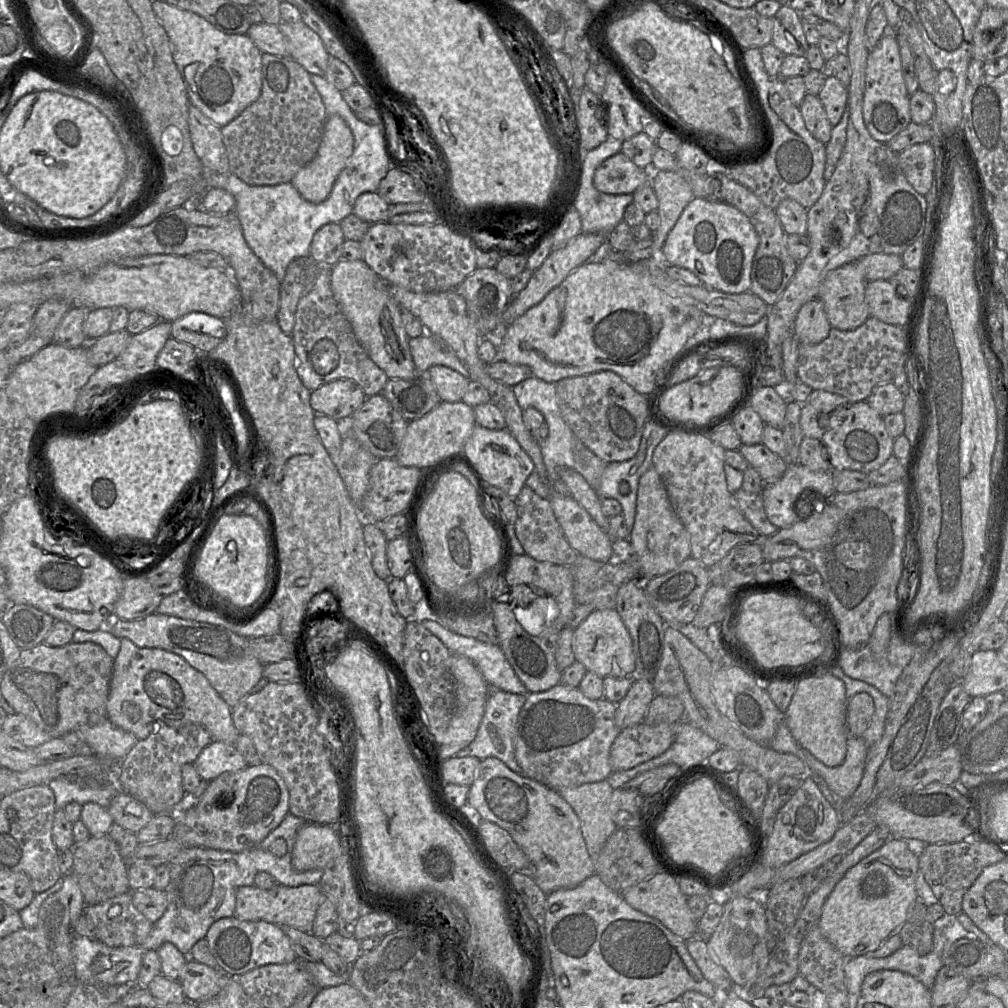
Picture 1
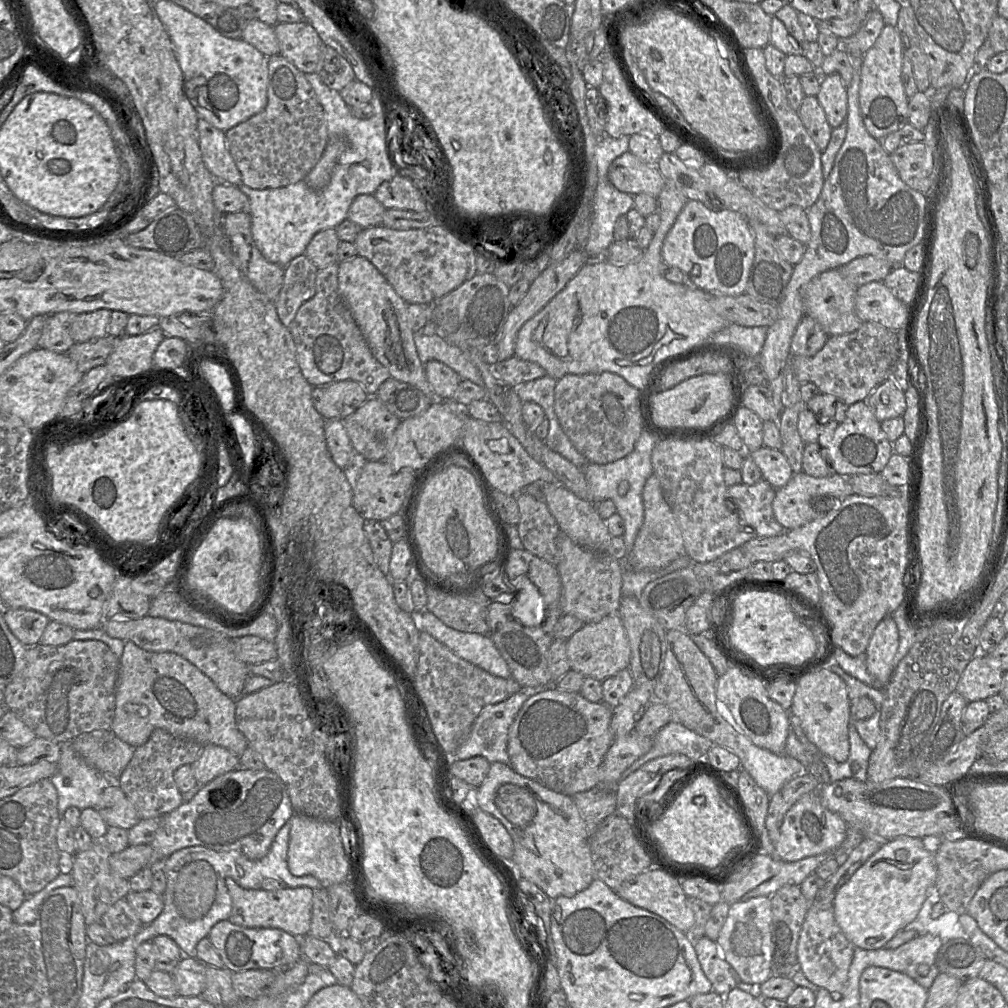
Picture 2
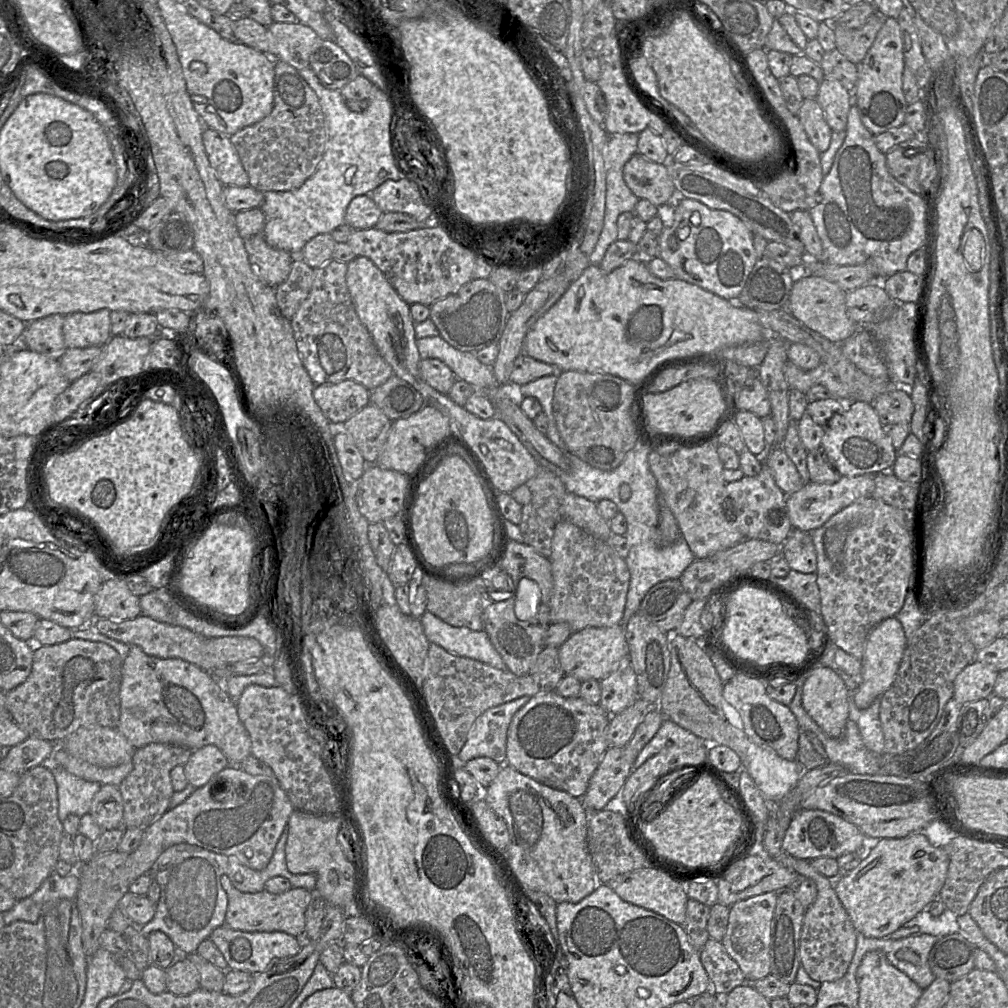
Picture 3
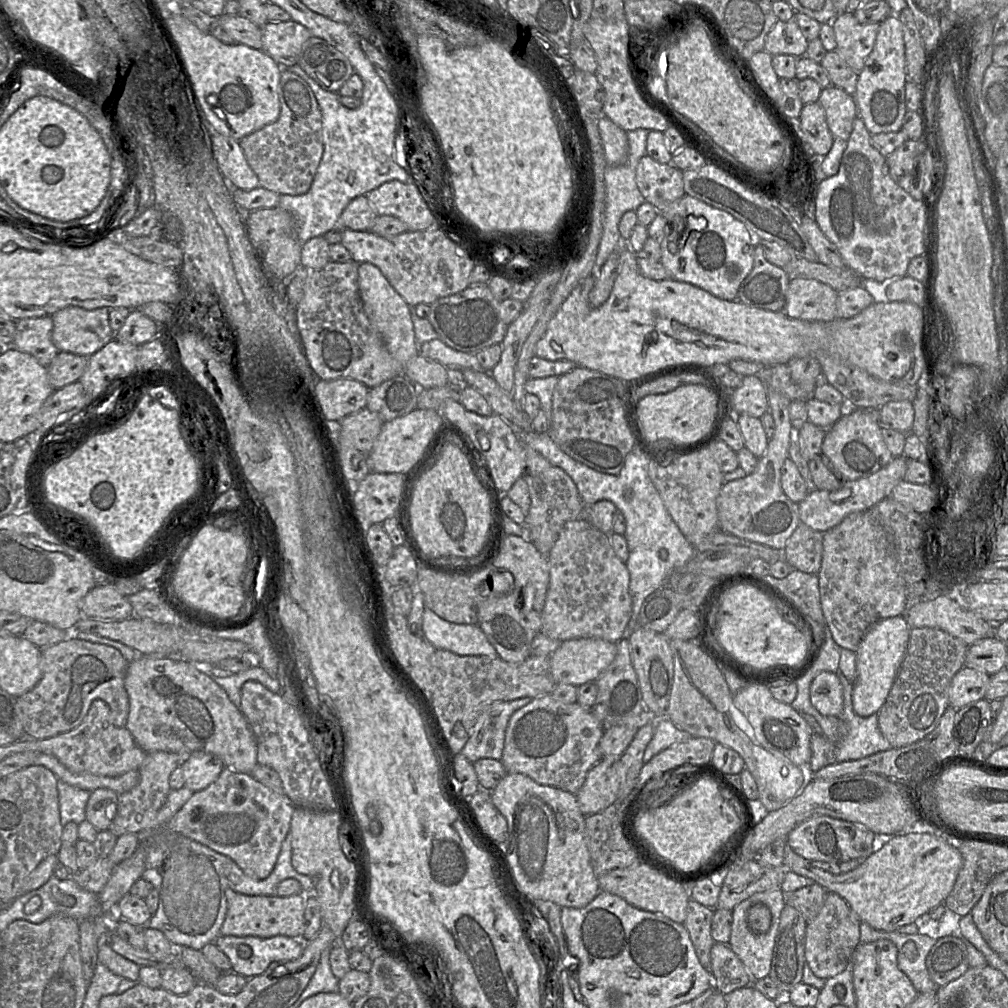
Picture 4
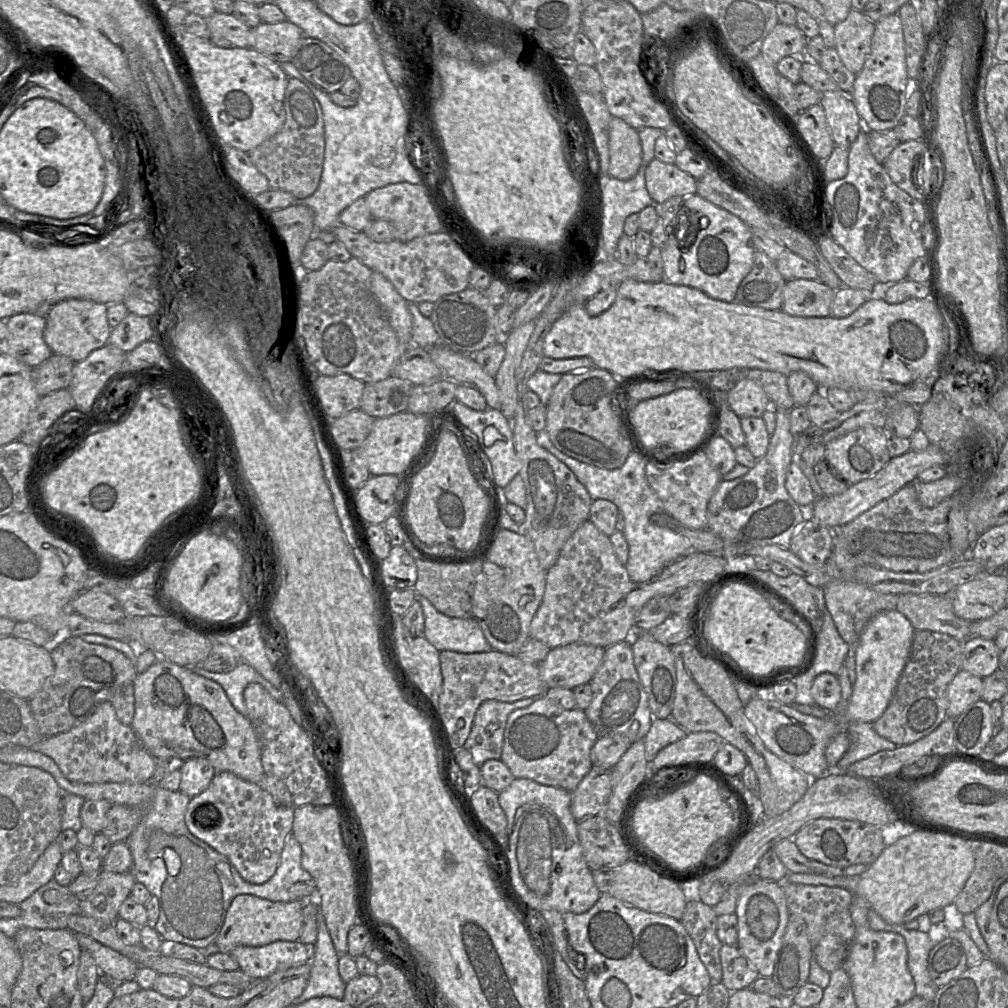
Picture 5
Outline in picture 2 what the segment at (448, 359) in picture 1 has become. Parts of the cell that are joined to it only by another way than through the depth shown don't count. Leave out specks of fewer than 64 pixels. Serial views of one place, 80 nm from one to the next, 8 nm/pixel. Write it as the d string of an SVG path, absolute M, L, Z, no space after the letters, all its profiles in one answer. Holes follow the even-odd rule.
M429 319L421 329L414 332L414 343L421 362L441 361L456 371L462 379L470 380L485 388L480 371L465 356L462 349L437 332L437 325L432 319Z

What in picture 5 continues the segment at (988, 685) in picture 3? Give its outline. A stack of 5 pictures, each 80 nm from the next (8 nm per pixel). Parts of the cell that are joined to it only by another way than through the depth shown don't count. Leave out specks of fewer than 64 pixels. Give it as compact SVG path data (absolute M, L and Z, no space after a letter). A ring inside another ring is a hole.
M960 670L947 688L947 718L956 719L971 704L981 700L983 678Z

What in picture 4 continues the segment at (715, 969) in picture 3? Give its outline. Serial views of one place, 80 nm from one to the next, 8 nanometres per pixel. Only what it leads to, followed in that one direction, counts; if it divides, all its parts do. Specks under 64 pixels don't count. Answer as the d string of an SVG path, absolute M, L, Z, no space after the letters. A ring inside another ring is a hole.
M715 942L710 952L713 986L728 995L753 984L753 978L728 944Z

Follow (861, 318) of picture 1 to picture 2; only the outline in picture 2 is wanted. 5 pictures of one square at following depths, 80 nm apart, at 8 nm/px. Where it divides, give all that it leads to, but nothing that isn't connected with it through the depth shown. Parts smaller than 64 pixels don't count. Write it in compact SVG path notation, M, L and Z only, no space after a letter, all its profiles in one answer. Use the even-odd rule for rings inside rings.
M838 269L820 273L801 288L805 315L817 321L828 336L849 334L856 331L863 323L855 312L857 288L845 279Z

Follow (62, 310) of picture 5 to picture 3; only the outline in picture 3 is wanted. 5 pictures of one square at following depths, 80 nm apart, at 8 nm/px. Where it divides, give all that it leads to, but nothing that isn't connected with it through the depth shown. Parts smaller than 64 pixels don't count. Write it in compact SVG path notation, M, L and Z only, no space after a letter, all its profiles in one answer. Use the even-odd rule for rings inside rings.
M111 311L76 312L65 316L63 337L67 348L105 346L111 336Z

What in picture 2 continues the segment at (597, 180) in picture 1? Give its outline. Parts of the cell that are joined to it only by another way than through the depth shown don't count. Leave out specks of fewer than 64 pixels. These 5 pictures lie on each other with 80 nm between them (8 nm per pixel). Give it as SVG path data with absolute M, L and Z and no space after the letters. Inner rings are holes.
M630 151L611 162L608 179L616 189L632 196L646 193L657 198L665 185L657 166L646 164Z

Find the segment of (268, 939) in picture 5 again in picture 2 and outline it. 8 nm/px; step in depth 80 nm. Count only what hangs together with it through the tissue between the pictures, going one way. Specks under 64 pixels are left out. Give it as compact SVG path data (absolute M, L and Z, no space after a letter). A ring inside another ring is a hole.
M226 878L225 884L232 899L232 911L228 920L247 928L277 928L295 937L309 934L313 890L309 887L286 887L277 891L244 889L233 879Z

